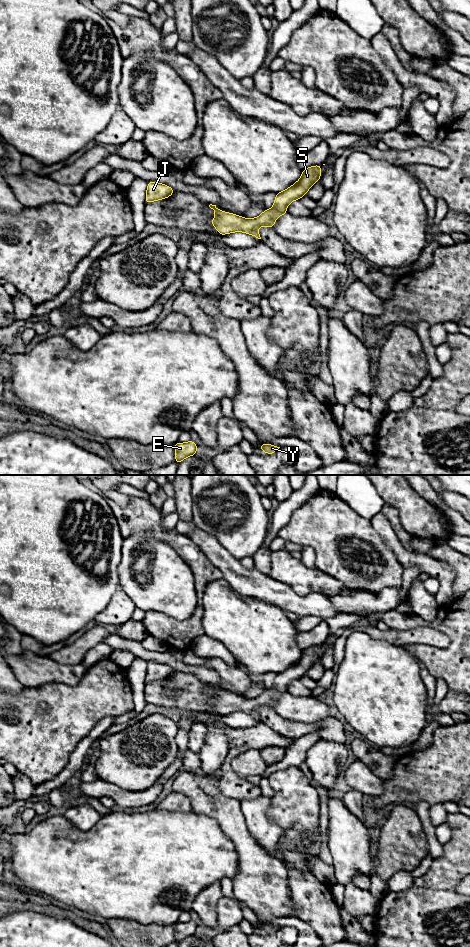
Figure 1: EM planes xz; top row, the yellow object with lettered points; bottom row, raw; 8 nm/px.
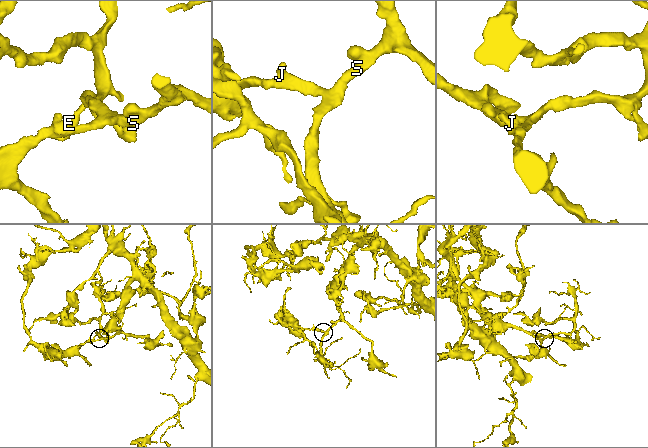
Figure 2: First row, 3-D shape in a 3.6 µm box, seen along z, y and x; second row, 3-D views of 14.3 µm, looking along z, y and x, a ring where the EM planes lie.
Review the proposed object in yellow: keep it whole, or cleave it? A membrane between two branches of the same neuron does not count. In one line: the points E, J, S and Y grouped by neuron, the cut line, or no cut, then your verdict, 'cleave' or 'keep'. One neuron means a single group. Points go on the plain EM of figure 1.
groups E J S Y; cut none; keep

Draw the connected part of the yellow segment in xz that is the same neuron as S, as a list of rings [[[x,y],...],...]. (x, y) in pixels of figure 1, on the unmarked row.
[[[315,645],[303,649],[301,658],[286,670],[276,674],[274,685],[271,689],[265,689],[258,697],[247,699],[236,694],[223,692],[216,685],[209,687],[215,691],[215,698],[210,702],[214,705],[219,715],[233,712],[244,712],[261,719],[258,708],[268,706],[273,709],[275,700],[287,694],[287,686],[294,680],[301,679],[307,671],[321,658],[320,650],[323,645]]]

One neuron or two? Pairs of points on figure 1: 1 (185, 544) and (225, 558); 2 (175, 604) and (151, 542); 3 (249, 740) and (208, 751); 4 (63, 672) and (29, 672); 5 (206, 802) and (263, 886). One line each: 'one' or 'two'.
1: two
2: one
3: two
4: one
5: one

